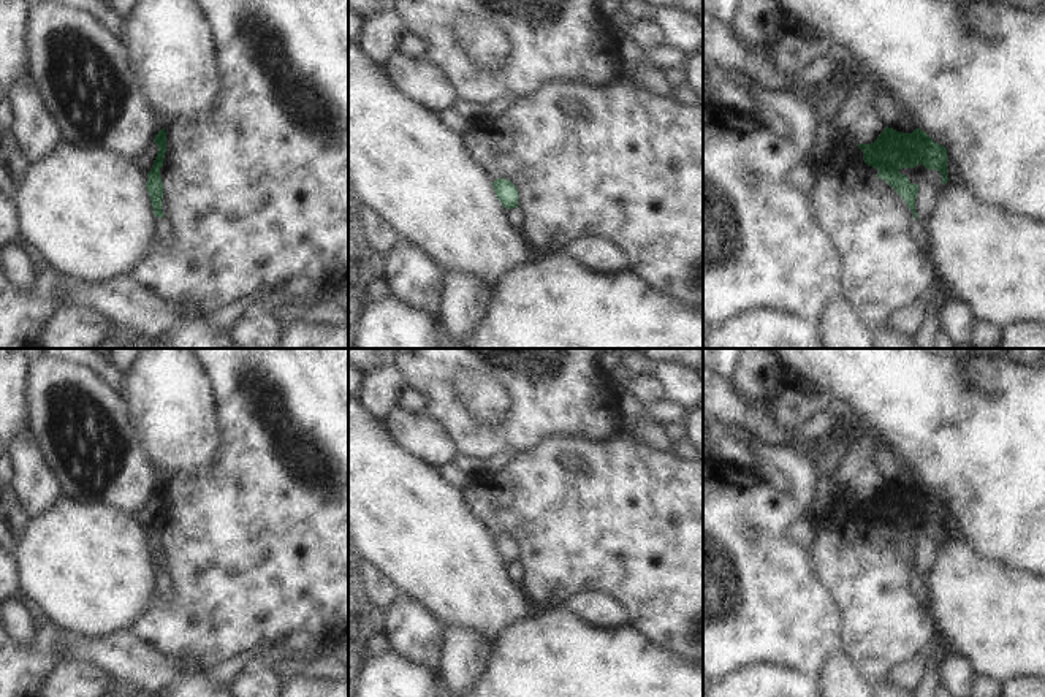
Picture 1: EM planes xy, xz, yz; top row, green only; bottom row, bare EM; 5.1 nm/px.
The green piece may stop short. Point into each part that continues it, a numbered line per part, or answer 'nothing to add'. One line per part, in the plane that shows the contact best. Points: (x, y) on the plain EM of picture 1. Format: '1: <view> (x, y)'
1: xy (160, 580)

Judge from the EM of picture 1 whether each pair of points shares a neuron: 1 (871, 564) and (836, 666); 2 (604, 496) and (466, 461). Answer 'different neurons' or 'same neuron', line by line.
1: different neurons
2: different neurons

